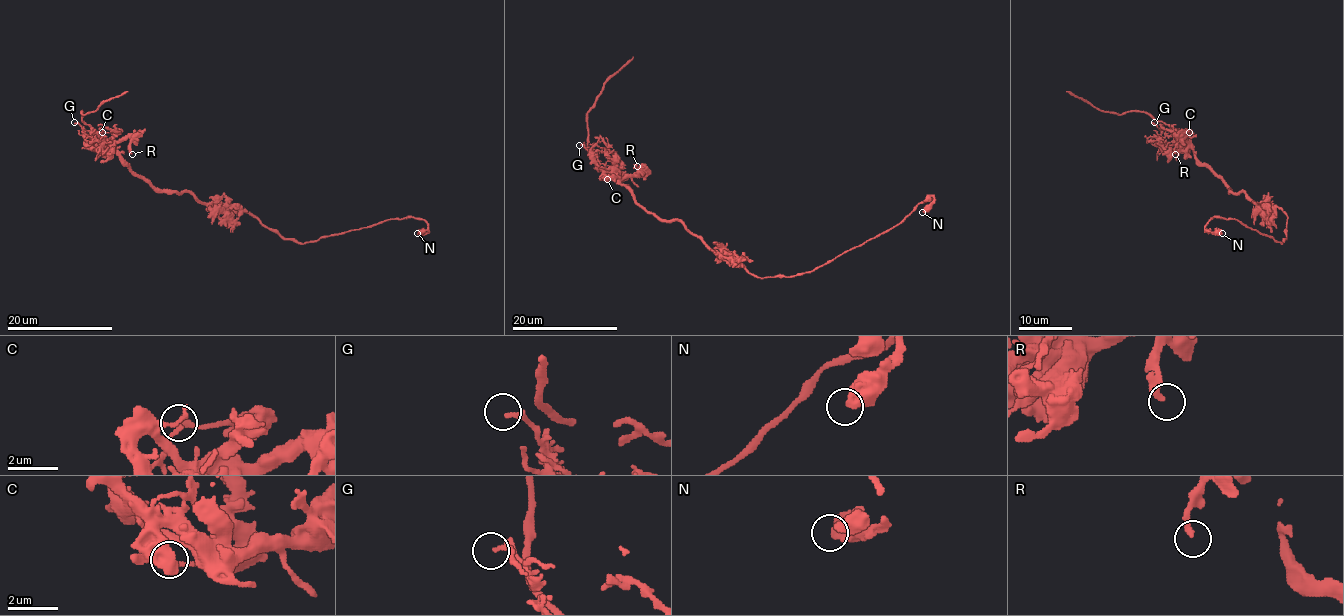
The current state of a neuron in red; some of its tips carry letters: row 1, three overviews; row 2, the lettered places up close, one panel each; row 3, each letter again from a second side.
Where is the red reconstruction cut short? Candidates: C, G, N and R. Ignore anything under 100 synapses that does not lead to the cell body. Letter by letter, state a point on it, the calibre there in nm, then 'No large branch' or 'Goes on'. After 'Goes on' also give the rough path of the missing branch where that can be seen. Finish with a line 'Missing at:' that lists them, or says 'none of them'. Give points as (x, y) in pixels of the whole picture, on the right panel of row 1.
C: Place: (1189, 132). Thickness 200 nm. No large branch
G: Place: (1154, 122). Thickness 200 nm. No large branch
N: Place: (1222, 233). Thickness 600 nm. No large branch
R: Place: (1175, 154). Thickness 260 nm. No large branch
Missing at: none of them

